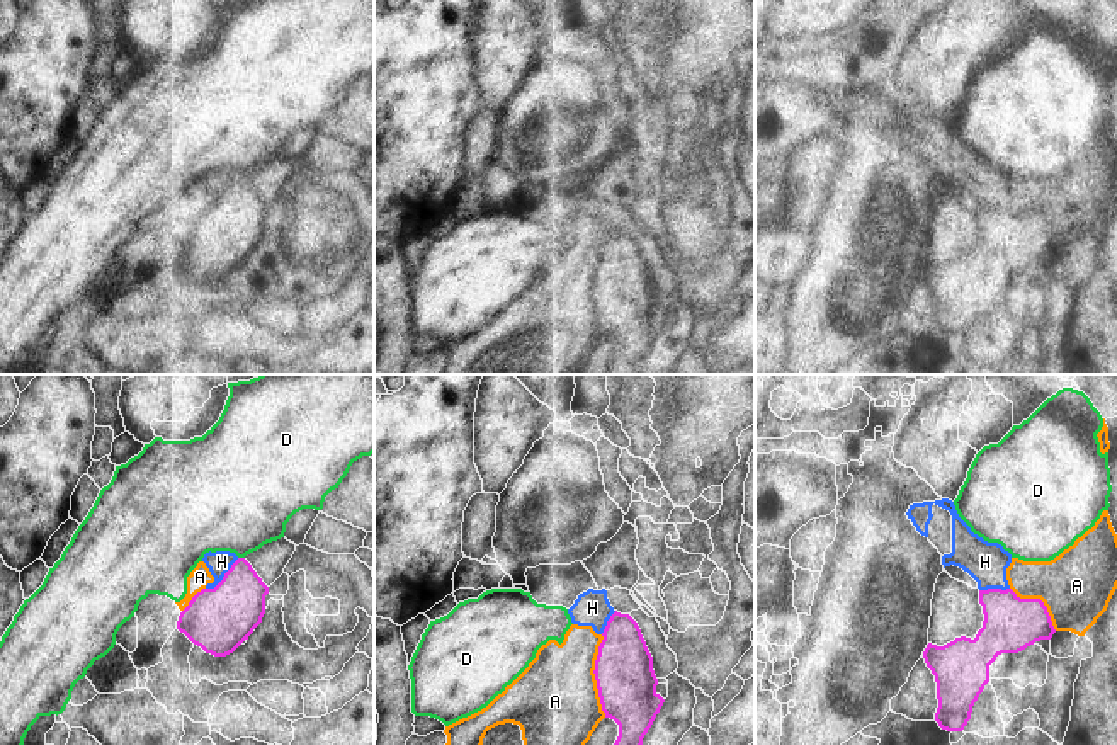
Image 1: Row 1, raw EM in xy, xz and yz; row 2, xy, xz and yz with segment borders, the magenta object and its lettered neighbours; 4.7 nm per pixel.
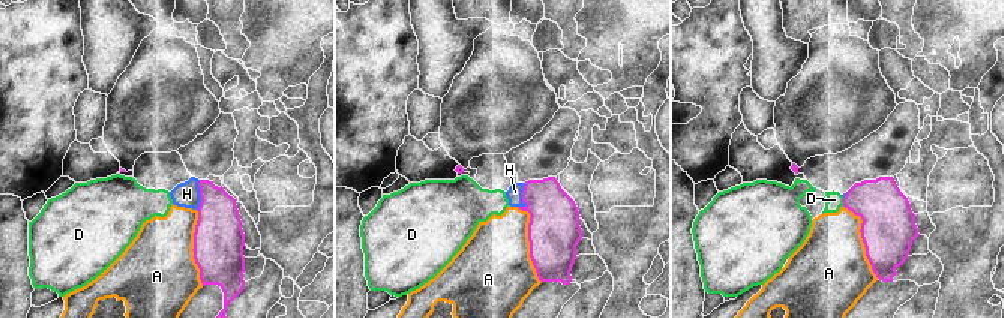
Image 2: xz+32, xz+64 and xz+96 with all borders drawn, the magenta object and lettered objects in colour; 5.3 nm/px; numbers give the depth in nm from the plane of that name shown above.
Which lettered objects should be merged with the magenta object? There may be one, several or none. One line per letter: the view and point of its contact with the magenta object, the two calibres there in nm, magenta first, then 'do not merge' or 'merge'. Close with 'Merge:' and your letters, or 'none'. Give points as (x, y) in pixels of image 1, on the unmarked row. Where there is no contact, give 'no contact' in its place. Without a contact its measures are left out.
A: meets magenta in xz at (595, 295); 280 nm thick on the magenta side, 420 nm on the other; do not merge
D: meets magenta in xy at (242, 177); 280 nm thick on the magenta side, 440 nm on the other; do not merge
H: meets magenta in xy at (223, 196); 300 nm thick on the magenta side, 110 nm on the other; do not merge
Merge: none

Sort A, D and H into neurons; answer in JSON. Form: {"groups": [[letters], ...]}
{"groups": [["A", "H"], ["D"]]}

